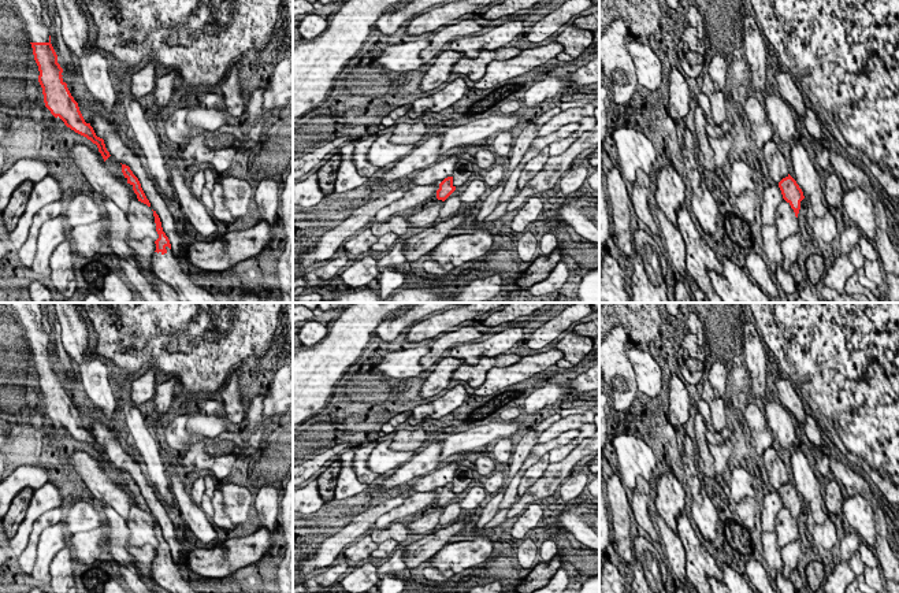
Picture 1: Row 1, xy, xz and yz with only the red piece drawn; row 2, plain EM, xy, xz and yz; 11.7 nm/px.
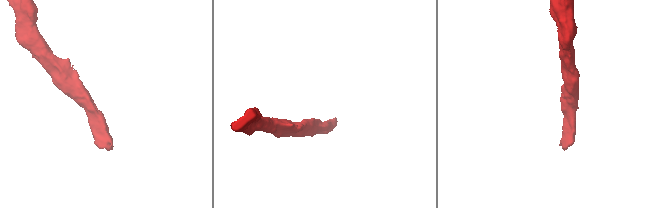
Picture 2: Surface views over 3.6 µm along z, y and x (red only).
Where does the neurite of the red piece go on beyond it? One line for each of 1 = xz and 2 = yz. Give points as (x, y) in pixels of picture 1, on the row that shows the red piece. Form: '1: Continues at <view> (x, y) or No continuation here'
1: No continuation here
2: No continuation here

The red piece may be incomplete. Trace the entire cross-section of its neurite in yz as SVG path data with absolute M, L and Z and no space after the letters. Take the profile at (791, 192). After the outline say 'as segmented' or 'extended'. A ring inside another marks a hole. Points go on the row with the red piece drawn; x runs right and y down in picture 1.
M790 174L779 182L779 188L783 199L791 205L798 218L800 201L805 199L802 189Z; as segmented

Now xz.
M447 177L439 184L437 199L445 201L454 190L456 186L453 185L453 177Z; as segmented

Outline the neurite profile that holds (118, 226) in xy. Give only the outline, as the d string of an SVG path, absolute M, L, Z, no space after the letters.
M105 197L105 226L108 238L108 247L112 252L120 259L134 259L138 260L140 256L135 256L133 249L127 245L130 223L126 218L123 210L120 210L111 199Z

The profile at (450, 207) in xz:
M460 196L447 197L441 208L439 218L453 216L458 212L460 208L461 208Z

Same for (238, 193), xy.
M220 175L220 185L223 188L224 205L230 210L234 219L245 216L249 212L253 200L253 186L233 175Z

